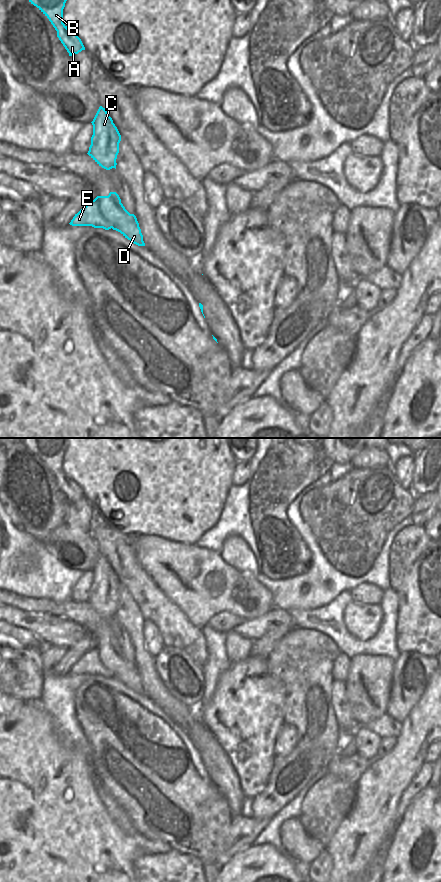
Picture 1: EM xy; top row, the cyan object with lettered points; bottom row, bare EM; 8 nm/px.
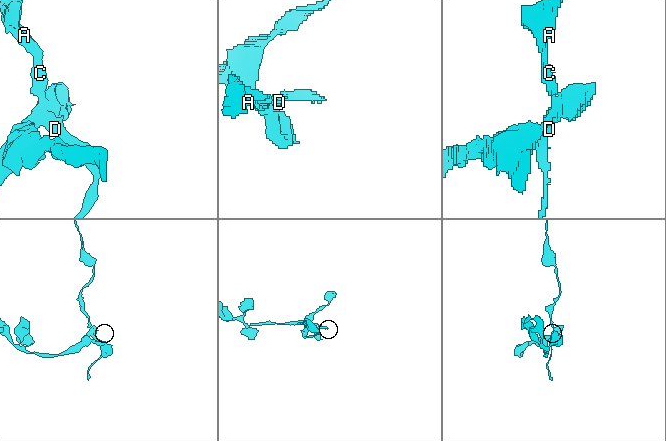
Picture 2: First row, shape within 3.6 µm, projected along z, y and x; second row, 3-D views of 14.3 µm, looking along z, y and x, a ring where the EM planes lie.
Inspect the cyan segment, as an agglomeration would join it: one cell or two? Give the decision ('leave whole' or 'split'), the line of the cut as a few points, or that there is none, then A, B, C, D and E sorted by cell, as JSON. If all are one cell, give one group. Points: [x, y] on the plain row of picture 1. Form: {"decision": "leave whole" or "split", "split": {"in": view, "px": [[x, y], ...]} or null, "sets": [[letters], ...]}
{"decision": "split", "split": {"in": "xy", "px": [[88, 651], [95, 650], [98, 653], [112, 676]]}, "sets": [["A", "B", "C", "D"], ["E"]]}

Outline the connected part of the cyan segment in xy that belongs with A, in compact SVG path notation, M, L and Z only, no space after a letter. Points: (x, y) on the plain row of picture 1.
M23 438L23 443L49 467L69 504L85 498L81 487L63 471L69 438Z

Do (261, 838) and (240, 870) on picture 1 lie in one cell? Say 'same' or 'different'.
different

